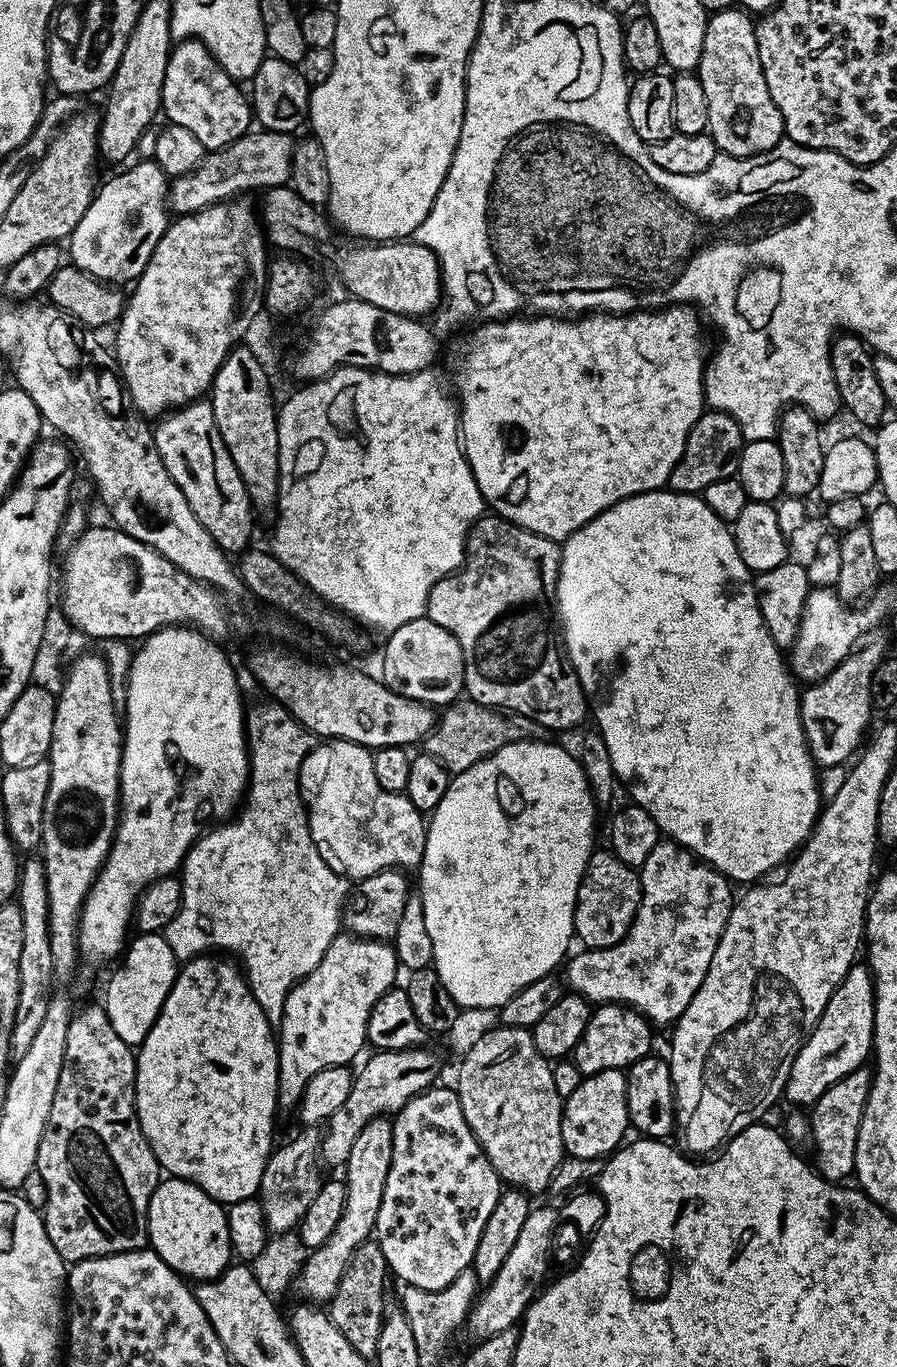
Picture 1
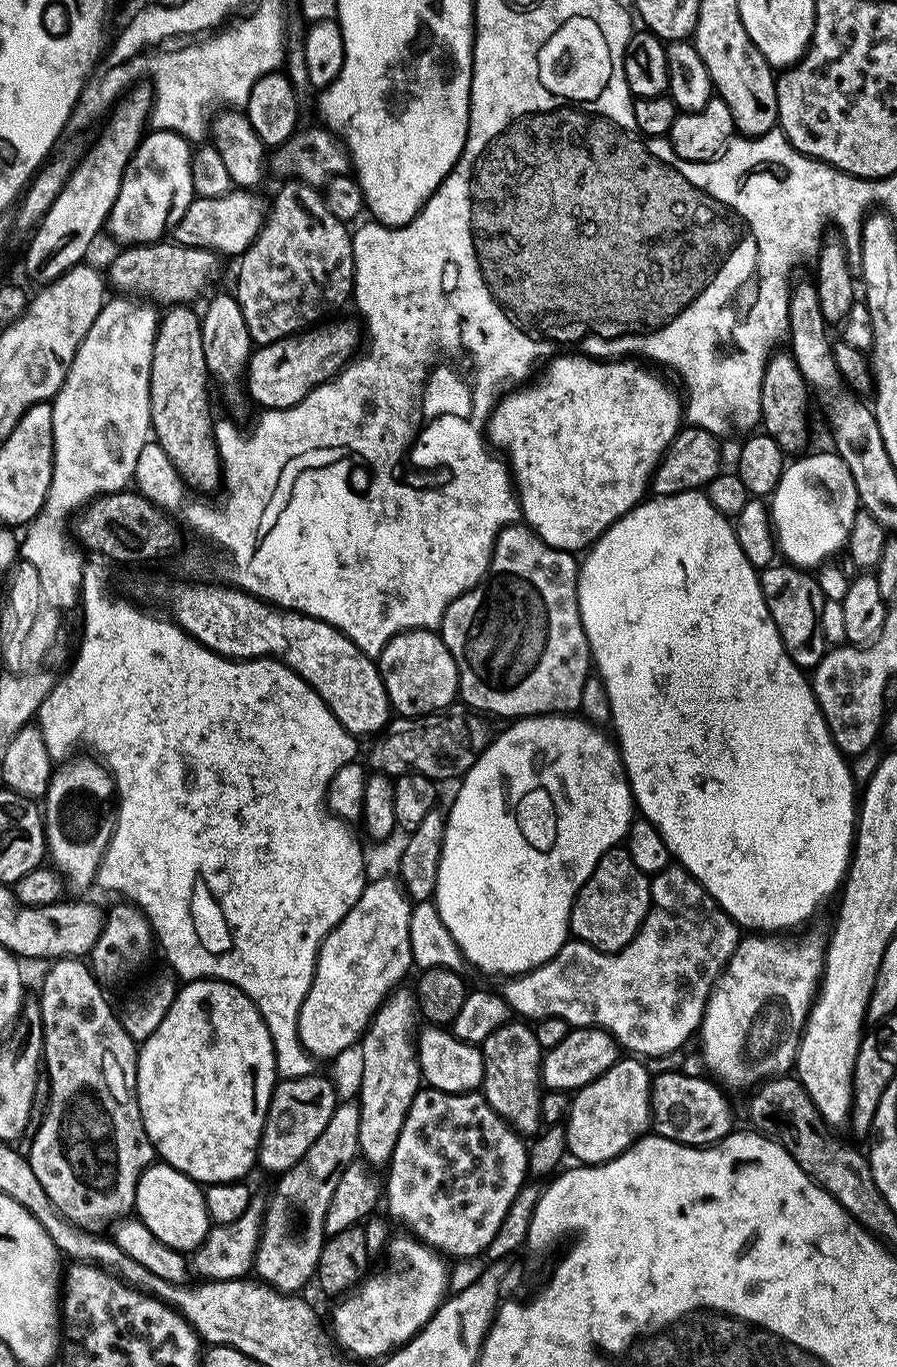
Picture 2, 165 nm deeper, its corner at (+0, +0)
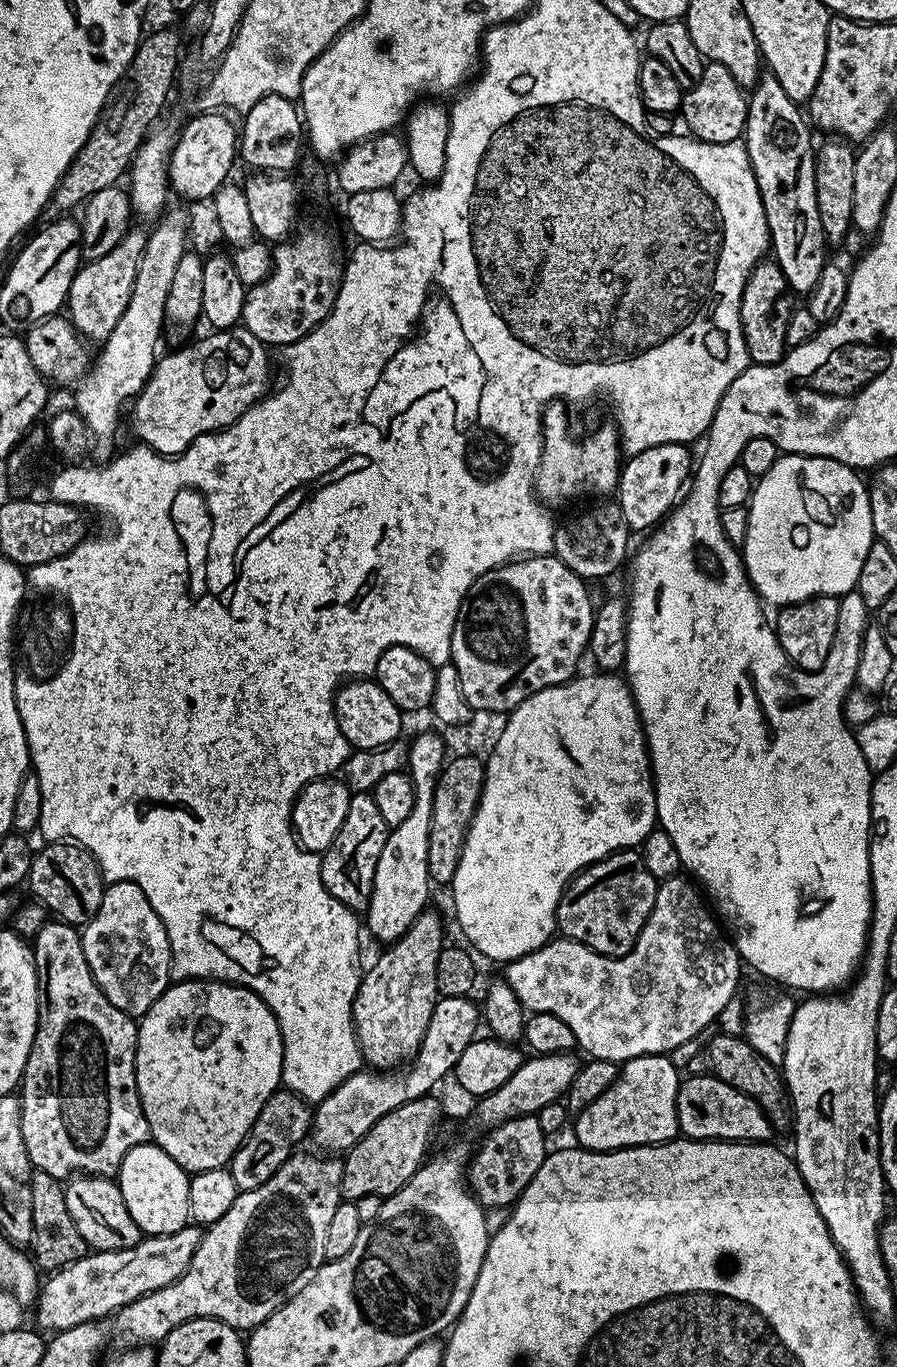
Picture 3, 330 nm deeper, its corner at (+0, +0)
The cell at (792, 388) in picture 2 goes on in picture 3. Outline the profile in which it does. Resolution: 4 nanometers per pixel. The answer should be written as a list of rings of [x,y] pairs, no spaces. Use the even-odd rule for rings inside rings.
[[[765,258],[753,266],[740,299],[742,334],[752,364],[773,364],[788,351],[786,330],[794,309],[791,298],[793,299],[786,278],[775,259]]]

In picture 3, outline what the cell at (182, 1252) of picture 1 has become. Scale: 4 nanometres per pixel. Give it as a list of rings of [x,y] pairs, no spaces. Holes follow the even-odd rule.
[[[154,1142],[134,1146],[122,1158],[122,1166],[118,1173],[118,1183],[122,1190],[122,1198],[126,1202],[126,1210],[130,1210],[130,1218],[138,1222],[141,1233],[150,1236],[174,1234],[189,1223],[188,1214],[188,1182],[189,1173],[184,1171],[170,1154],[166,1154]]]

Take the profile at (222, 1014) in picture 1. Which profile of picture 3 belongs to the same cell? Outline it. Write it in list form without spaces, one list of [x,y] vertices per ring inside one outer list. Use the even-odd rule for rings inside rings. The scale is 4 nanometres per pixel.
[[[182,980],[169,983],[166,991],[158,998],[158,1002],[154,1002],[154,1006],[150,1006],[150,1010],[139,1017],[136,1030],[136,1085],[151,1139],[189,1174],[225,1167],[248,1137],[248,1131],[252,1129],[252,1123],[258,1118],[262,1106],[266,1106],[268,1099],[281,1087],[280,1071],[283,1061],[284,1039],[280,1033],[280,1024],[266,1006],[266,1002],[262,1002],[262,998],[258,998],[256,992],[223,980]]]

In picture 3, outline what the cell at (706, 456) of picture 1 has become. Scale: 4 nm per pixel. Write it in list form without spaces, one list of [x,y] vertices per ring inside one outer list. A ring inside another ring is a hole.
[[[665,442],[650,446],[623,461],[620,480],[614,493],[614,503],[621,510],[629,533],[647,533],[655,529],[681,499],[682,491],[694,472],[694,456],[692,460],[692,452],[688,448],[691,447],[684,442]]]

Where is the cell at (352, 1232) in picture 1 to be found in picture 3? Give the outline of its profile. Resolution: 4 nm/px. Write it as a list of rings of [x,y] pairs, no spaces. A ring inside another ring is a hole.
[[[426,910],[361,975],[352,1007],[352,1025],[360,1043],[363,1063],[372,1070],[396,1070],[407,1065],[426,1038],[430,1014],[438,999],[438,954],[446,947],[444,924],[433,910]]]

